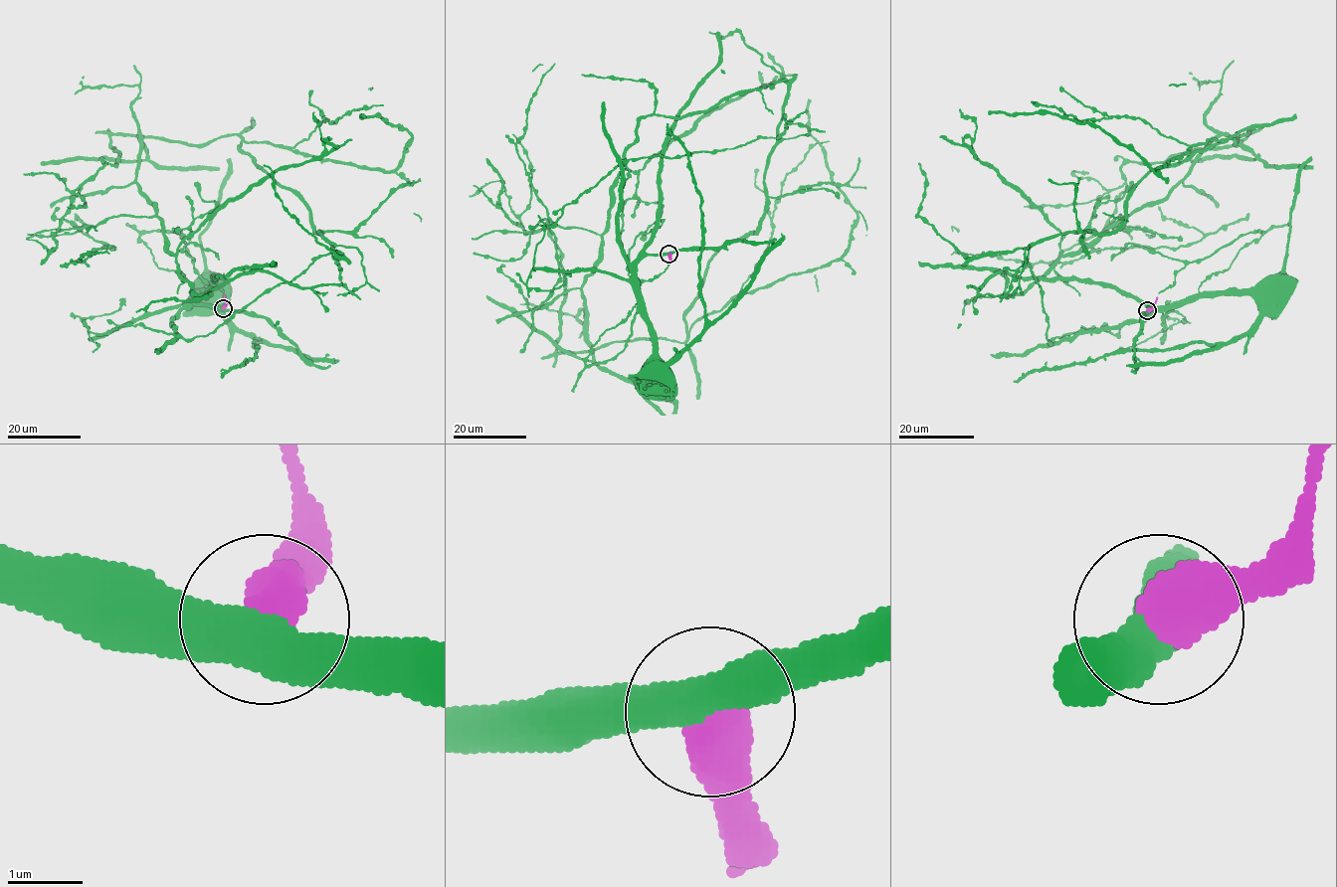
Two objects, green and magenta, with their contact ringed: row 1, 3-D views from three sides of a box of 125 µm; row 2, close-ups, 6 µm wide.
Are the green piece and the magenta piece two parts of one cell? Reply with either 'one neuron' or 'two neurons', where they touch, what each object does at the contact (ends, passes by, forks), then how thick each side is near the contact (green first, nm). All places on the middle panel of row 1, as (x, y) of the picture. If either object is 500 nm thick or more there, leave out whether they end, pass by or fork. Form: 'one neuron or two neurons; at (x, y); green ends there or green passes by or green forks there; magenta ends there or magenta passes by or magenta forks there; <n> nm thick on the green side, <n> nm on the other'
one neuron; at (668, 254); 500 nm thick on the green side, 650 nm on the other

